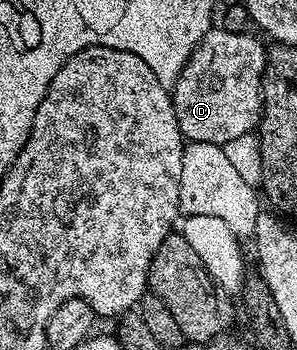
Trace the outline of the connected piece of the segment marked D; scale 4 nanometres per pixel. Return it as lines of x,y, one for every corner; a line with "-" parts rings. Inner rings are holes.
221,25
214,26
197,43
191,53
187,65
173,82
171,94
177,124
182,136
188,142
211,142
227,144
235,141
235,137
256,132
261,121
261,82
265,72
266,44
261,44
253,33
227,32

